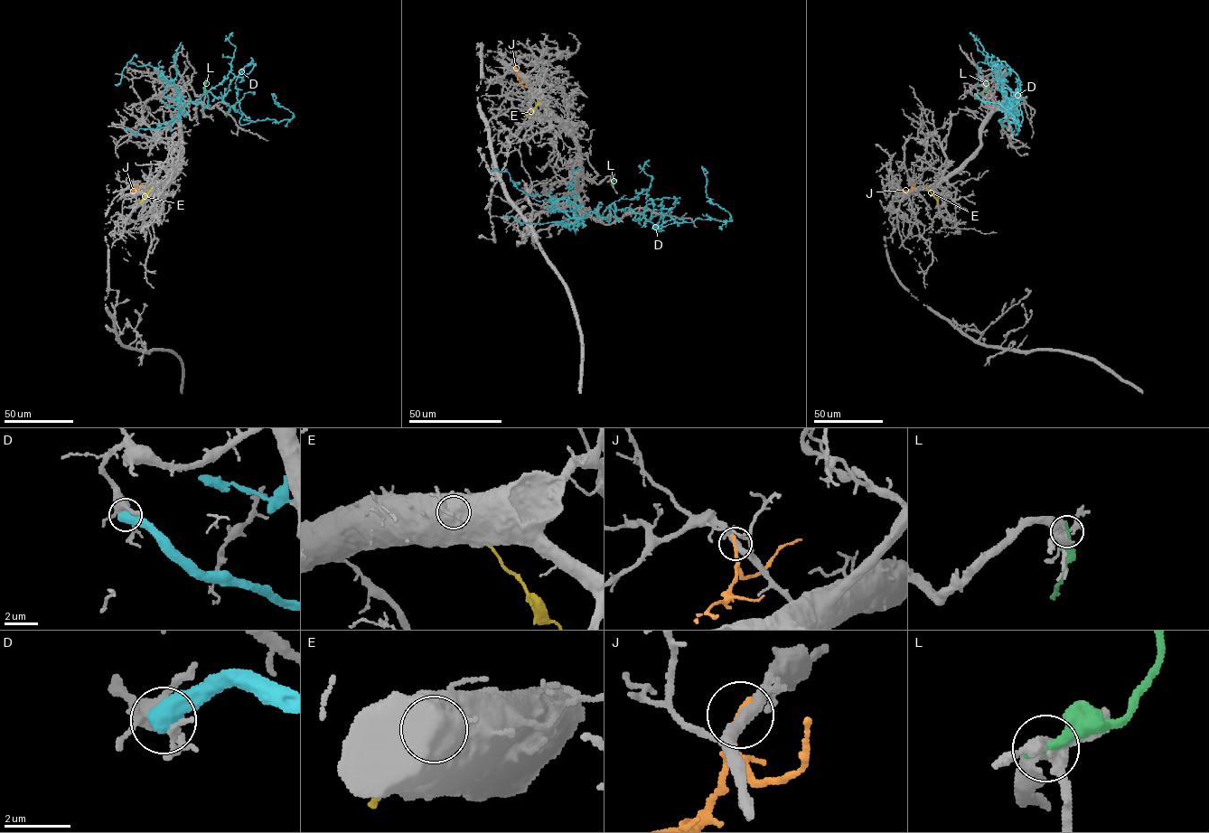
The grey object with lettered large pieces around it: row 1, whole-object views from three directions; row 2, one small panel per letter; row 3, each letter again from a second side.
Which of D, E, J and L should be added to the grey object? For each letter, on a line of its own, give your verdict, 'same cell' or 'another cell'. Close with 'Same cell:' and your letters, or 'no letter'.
D: another cell
E: another cell
J: another cell
L: another cell
Same cell: no letter

